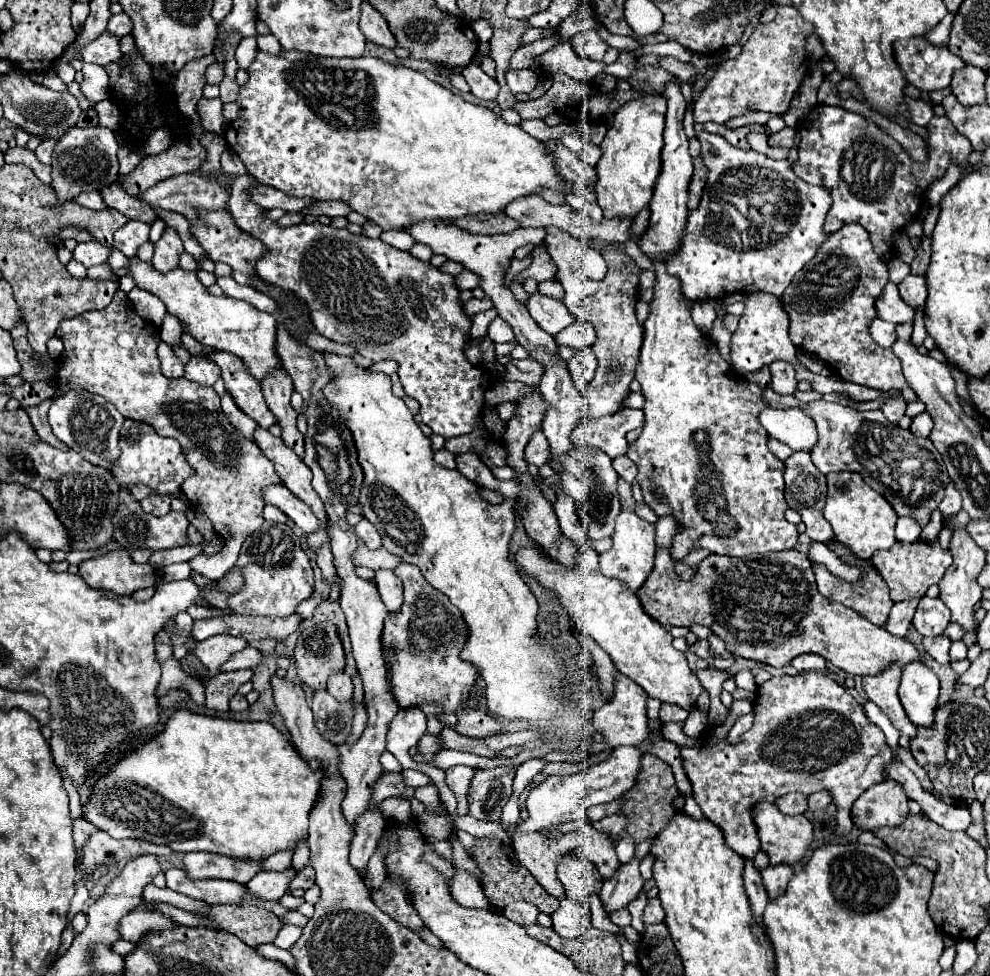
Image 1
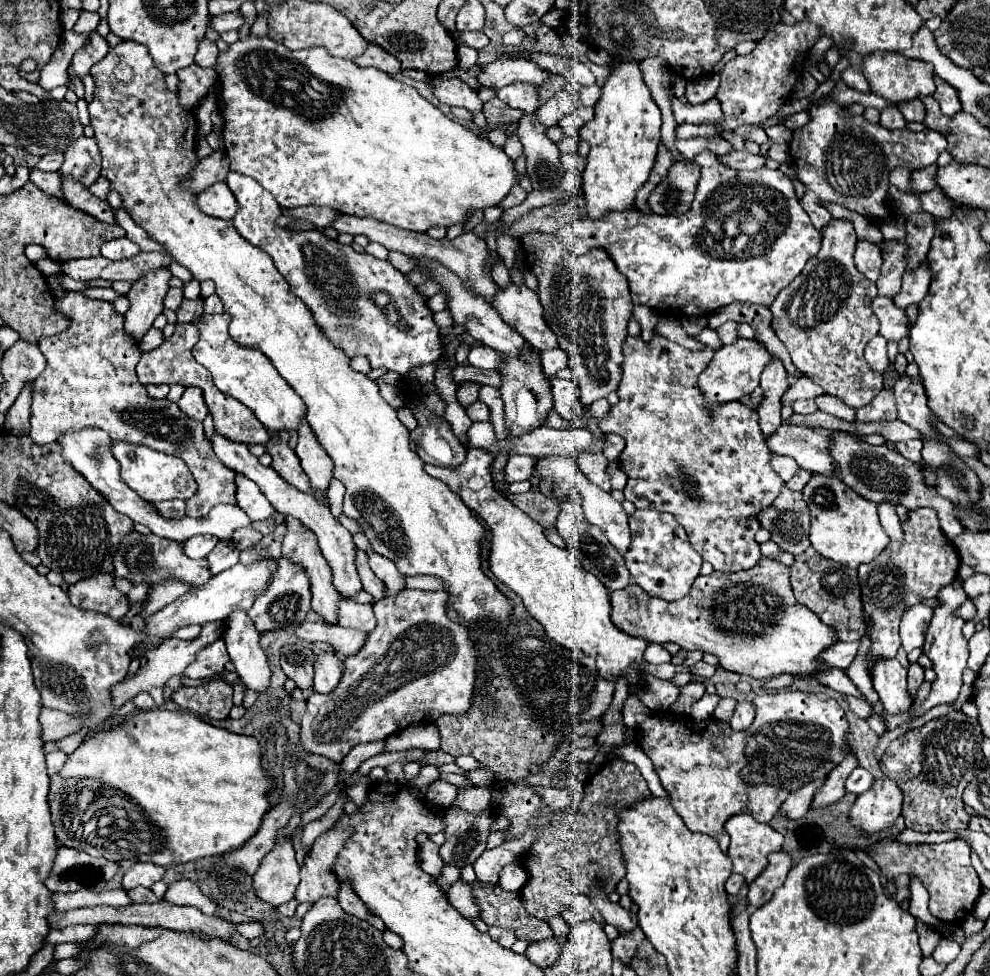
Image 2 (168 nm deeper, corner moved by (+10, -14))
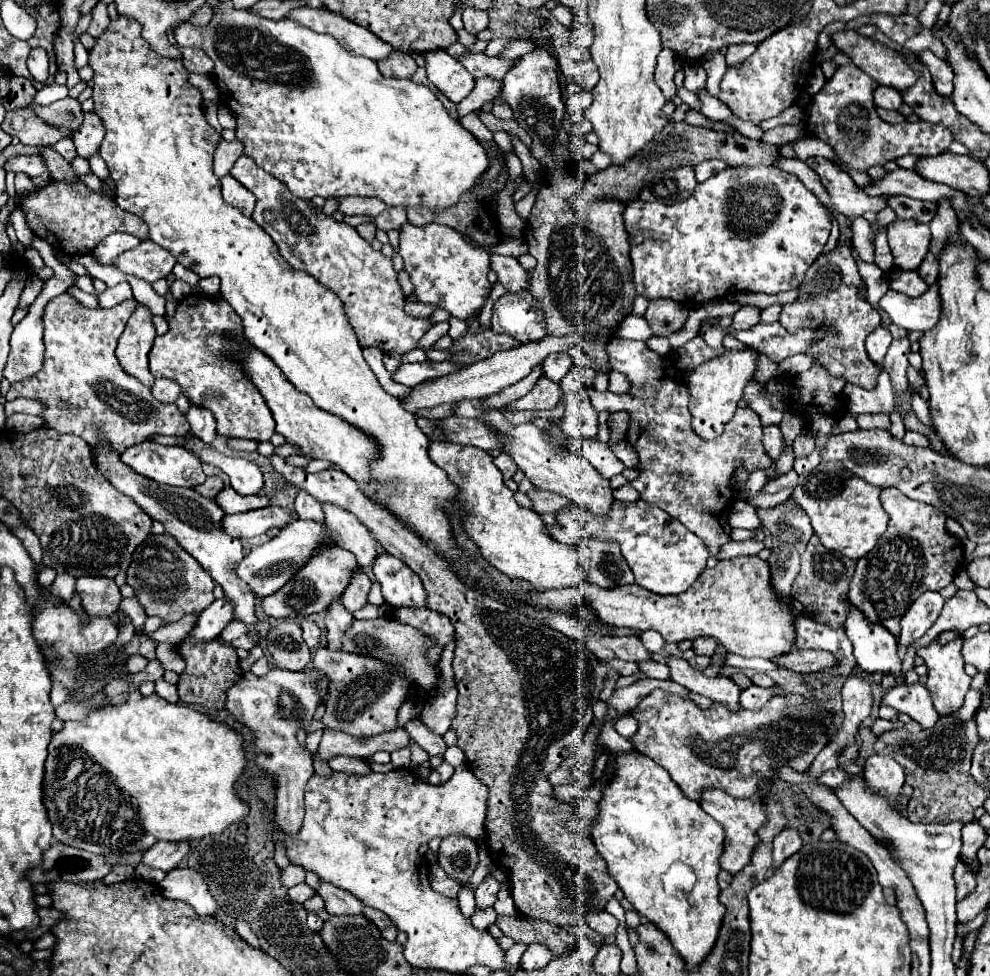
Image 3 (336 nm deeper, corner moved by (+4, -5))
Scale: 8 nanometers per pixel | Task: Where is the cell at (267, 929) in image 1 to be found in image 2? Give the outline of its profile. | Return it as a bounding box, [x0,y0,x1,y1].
[49,901,235,939]

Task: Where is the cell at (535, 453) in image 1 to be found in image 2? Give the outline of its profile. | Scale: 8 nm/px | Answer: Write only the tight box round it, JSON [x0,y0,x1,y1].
[505,455,535,483]

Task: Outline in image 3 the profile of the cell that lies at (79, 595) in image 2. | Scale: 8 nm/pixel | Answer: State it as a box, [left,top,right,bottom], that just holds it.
[77,576,123,616]

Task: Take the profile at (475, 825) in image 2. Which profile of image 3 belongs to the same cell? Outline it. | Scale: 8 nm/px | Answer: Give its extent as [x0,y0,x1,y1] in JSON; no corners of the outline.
[439,834,479,882]

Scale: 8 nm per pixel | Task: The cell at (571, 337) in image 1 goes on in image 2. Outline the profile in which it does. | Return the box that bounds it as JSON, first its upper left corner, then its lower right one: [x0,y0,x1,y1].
[541,347,567,379]

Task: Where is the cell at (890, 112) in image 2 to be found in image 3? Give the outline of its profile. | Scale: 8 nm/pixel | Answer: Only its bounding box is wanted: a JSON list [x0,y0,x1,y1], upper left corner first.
[873,86,903,110]

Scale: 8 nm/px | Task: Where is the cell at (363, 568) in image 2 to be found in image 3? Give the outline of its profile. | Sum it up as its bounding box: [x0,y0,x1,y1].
[323,506,377,568]

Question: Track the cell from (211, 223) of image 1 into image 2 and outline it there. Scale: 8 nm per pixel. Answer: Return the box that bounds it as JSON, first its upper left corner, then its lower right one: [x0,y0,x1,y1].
[89,41,513,627]

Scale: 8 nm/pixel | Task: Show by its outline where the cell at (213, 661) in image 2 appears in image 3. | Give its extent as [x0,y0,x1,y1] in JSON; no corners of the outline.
[217,622,251,650]

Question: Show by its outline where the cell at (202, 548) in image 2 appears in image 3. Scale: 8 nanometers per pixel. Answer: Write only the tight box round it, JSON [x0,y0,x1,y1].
[221,506,289,538]

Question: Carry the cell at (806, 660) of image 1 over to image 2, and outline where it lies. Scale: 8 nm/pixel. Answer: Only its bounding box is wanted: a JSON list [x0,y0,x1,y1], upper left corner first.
[763,675,793,691]

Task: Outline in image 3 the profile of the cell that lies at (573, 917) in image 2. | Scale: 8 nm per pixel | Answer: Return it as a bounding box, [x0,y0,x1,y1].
[585,910,619,936]

